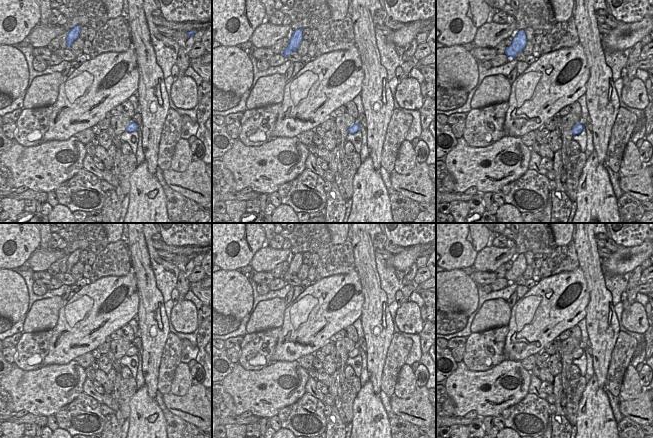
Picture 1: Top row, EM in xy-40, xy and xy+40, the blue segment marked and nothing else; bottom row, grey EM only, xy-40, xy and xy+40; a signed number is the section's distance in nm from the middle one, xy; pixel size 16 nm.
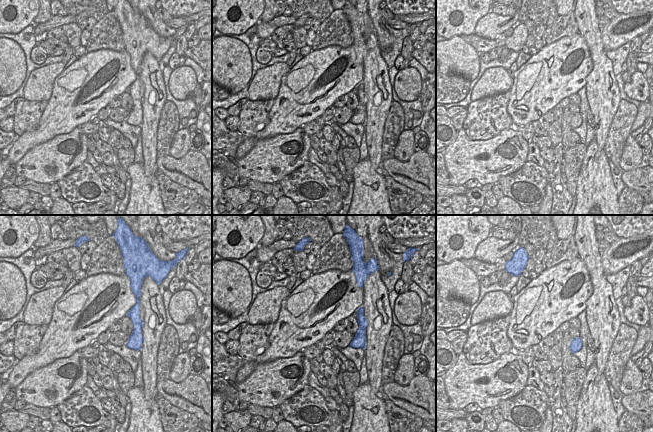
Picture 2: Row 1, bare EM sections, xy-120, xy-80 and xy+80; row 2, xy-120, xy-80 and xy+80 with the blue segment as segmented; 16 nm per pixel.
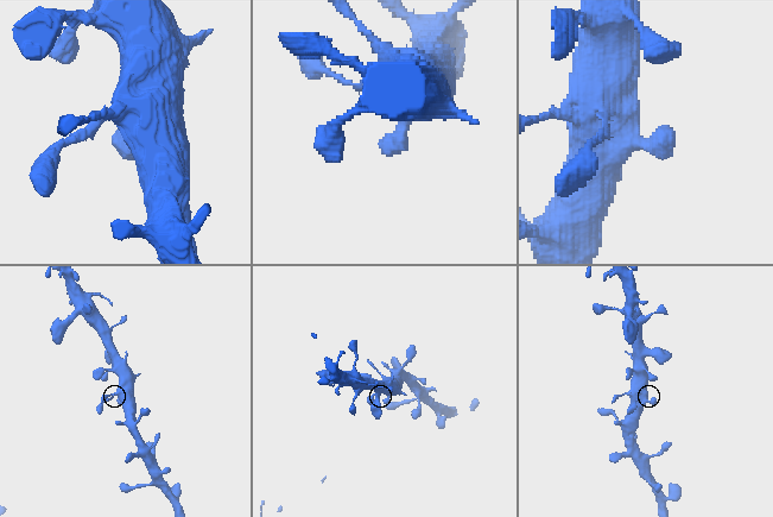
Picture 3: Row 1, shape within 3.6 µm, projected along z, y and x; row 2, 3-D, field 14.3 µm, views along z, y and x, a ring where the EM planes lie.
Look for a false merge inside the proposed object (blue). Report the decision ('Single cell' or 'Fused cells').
Single cell.

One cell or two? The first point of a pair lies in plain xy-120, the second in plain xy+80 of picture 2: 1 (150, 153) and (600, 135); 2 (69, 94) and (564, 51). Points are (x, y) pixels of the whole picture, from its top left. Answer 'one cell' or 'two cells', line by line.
1: one cell
2: one cell

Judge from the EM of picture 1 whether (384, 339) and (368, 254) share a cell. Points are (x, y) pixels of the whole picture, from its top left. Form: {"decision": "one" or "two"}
{"decision": "one"}

